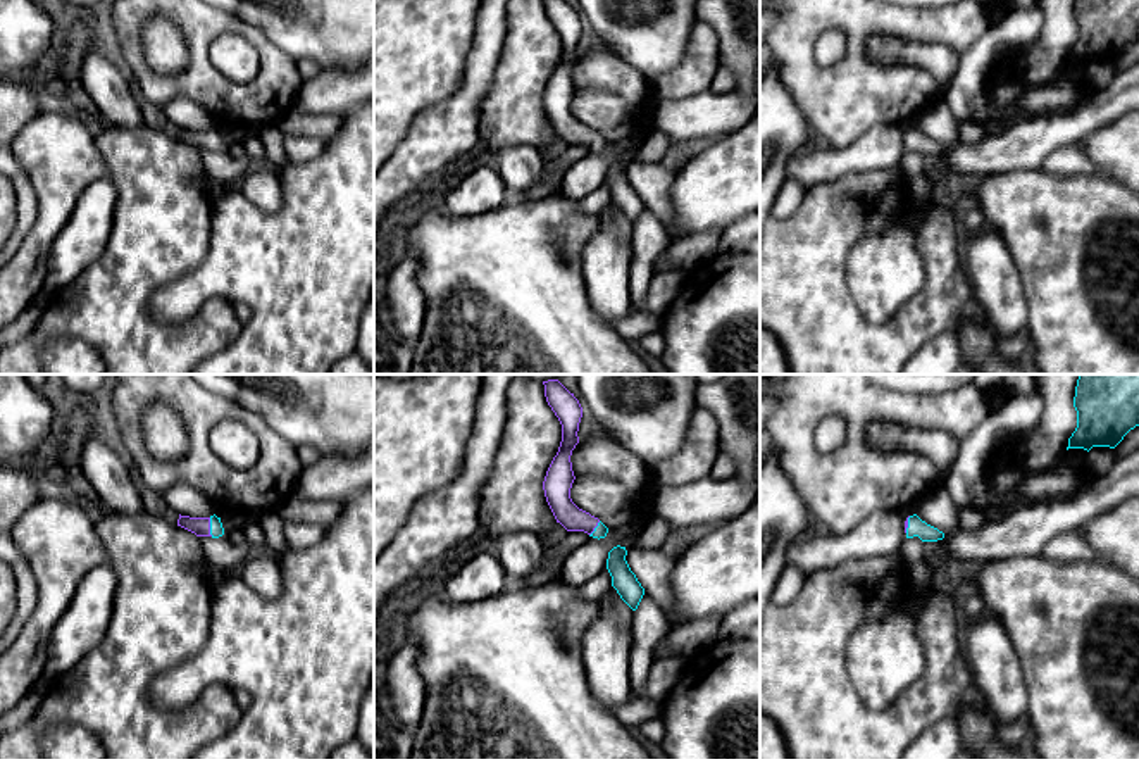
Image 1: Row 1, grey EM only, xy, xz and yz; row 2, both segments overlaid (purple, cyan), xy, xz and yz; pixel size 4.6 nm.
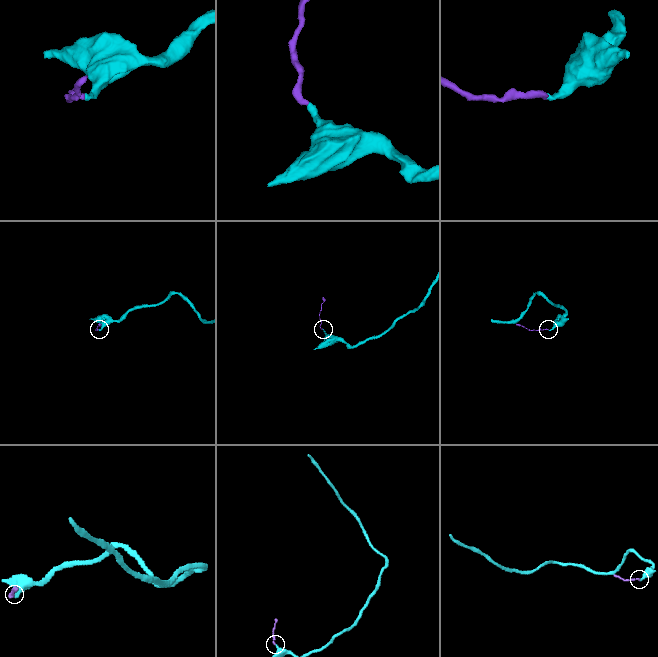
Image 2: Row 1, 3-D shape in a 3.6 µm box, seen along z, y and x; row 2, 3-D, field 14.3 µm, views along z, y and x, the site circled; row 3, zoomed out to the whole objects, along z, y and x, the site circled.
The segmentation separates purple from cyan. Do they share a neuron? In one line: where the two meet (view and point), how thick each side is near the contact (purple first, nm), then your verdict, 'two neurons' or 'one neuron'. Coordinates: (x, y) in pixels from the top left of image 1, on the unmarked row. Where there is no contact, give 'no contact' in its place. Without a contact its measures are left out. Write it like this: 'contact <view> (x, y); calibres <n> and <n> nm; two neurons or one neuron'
contact xy (209, 140); calibres 90 and 60 nm; one neuron

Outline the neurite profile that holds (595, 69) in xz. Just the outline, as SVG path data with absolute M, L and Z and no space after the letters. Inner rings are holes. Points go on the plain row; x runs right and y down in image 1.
M598 47L579 53L570 69L576 91L601 90L622 97L648 122L657 104L648 78L610 50Z

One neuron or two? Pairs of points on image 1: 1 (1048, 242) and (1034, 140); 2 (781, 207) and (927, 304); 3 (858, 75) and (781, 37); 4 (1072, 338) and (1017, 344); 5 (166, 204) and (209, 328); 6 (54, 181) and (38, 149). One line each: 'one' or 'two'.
1: two
2: two
3: one
4: two
5: one
6: one

